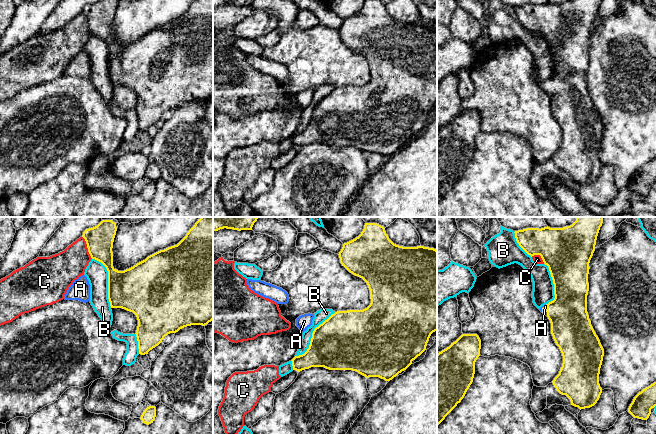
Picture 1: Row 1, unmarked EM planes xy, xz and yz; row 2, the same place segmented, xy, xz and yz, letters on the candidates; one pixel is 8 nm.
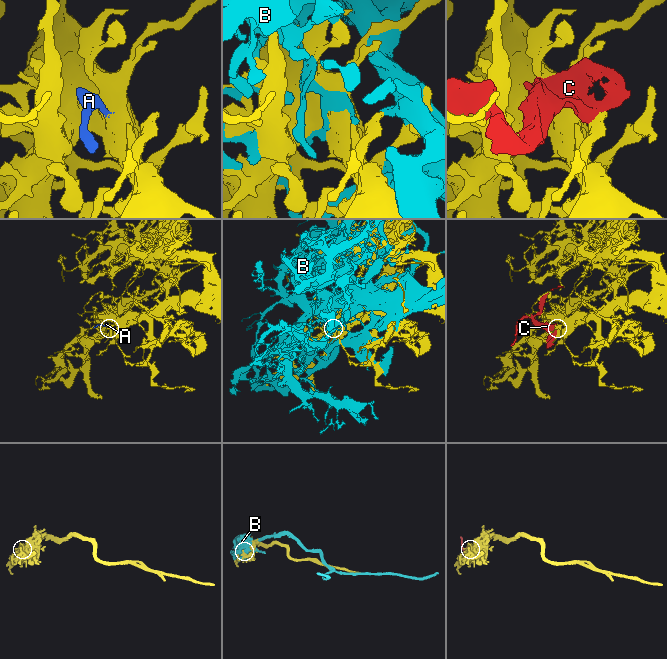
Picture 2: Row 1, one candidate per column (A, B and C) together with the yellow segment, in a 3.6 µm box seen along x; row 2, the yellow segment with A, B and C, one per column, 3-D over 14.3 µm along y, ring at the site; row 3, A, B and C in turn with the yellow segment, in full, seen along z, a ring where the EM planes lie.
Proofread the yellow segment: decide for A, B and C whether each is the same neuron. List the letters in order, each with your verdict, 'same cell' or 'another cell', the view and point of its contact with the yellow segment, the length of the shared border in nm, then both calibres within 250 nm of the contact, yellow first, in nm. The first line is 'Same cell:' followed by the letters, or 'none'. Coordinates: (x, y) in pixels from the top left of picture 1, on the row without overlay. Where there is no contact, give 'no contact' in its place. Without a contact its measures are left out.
Same cell: A
A: same cell; meets yellow in yz at (546, 86); contact 100 nm long; 320 nm thick on the yellow side, 30 nm on the other
B: another cell; meets yellow in xy at (108, 57); contact 420 nm long; 380 nm thick on the yellow side, 170 nm on the other
C: another cell; meets yellow in xy at (87, 23); contact 200 nm long; 220 nm thick on the yellow side, 260 nm on the other

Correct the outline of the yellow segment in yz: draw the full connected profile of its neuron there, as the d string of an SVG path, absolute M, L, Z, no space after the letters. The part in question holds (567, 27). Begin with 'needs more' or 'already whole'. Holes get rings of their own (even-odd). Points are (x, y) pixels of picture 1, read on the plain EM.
needs more; M572 0L563 4L547 2L514 8L519 22L531 33L540 31L549 44L555 74L539 86L550 96L551 110L563 132L562 143L554 156L545 163L533 162L530 181L535 190L555 180L573 181L580 186L590 184L597 179L602 169L599 150L604 125L587 88L589 39L601 2L602 0Z

